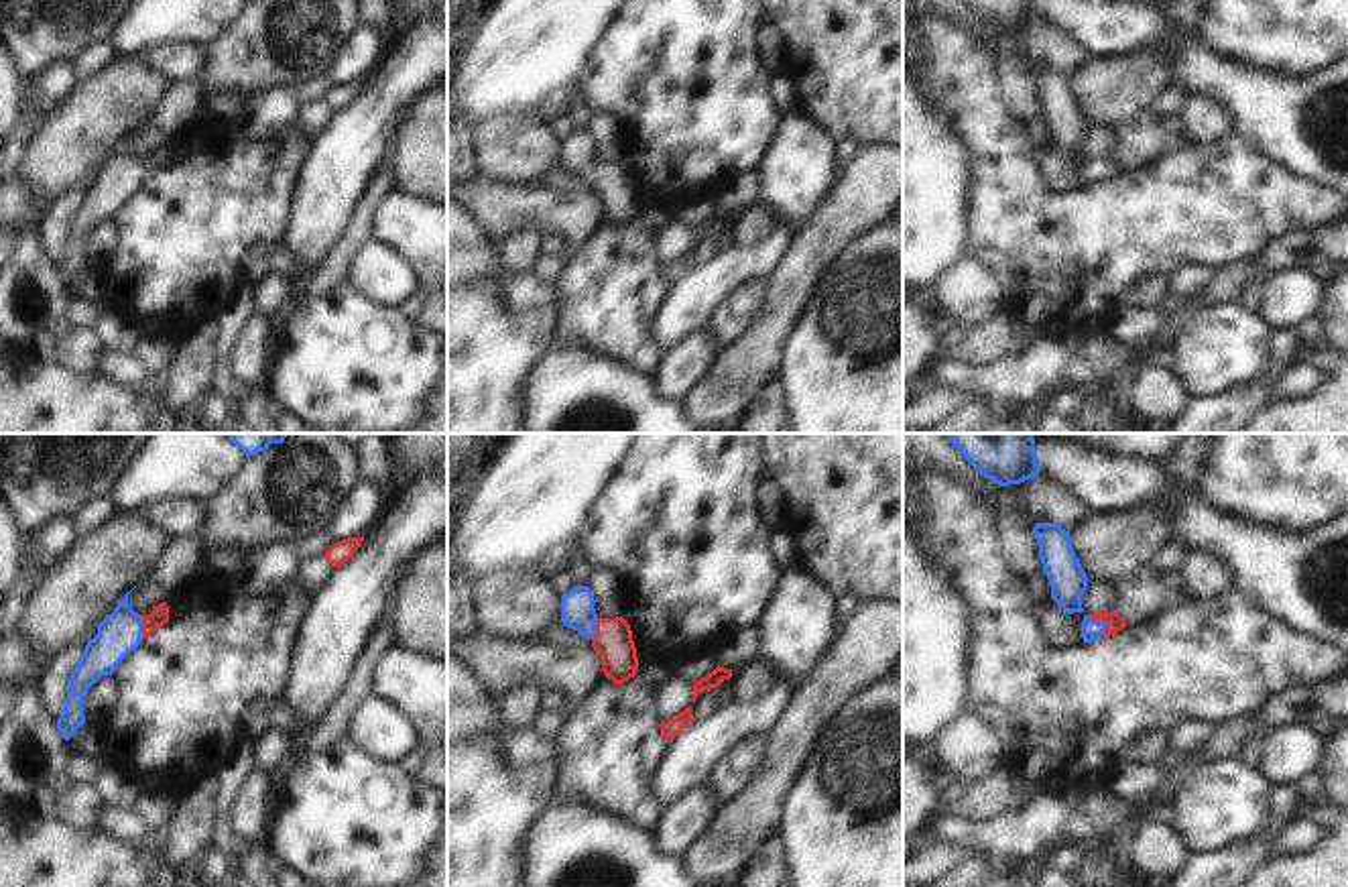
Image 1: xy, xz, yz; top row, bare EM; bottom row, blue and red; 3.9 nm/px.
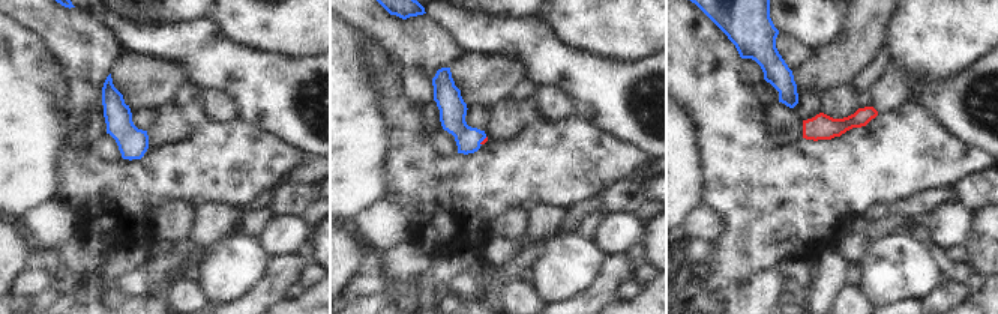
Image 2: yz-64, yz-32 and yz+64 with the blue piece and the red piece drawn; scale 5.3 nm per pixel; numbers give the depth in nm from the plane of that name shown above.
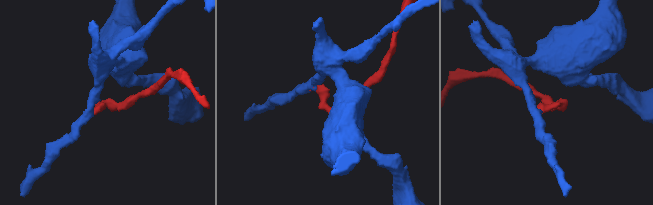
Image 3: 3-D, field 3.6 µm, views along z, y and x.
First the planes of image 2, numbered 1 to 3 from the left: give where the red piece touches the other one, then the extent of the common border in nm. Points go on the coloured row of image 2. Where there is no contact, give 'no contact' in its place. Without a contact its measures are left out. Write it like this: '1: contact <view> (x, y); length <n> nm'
1: no contact
2: contact yz-32 (482, 140); length 60 nm
3: no contact

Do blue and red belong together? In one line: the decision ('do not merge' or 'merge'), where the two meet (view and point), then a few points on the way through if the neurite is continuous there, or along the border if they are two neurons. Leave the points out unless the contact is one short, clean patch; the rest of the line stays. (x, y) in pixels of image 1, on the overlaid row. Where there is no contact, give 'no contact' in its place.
merge | yz (1105, 623) | across yz (1090, 629), (1105, 623), (1115, 623)

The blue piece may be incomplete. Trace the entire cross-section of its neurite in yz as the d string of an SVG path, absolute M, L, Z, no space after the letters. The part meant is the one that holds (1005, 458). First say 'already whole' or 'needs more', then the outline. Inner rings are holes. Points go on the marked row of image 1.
already whole | M947 433L960 454L988 480L1008 486L1037 476L1033 433Z

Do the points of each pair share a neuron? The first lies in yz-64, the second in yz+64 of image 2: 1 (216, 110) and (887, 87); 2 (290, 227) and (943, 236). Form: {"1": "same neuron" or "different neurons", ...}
{"1": "same neuron", "2": "same neuron"}

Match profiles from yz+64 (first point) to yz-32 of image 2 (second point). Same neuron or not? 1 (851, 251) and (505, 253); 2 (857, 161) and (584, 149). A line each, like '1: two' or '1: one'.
1: one
2: one

